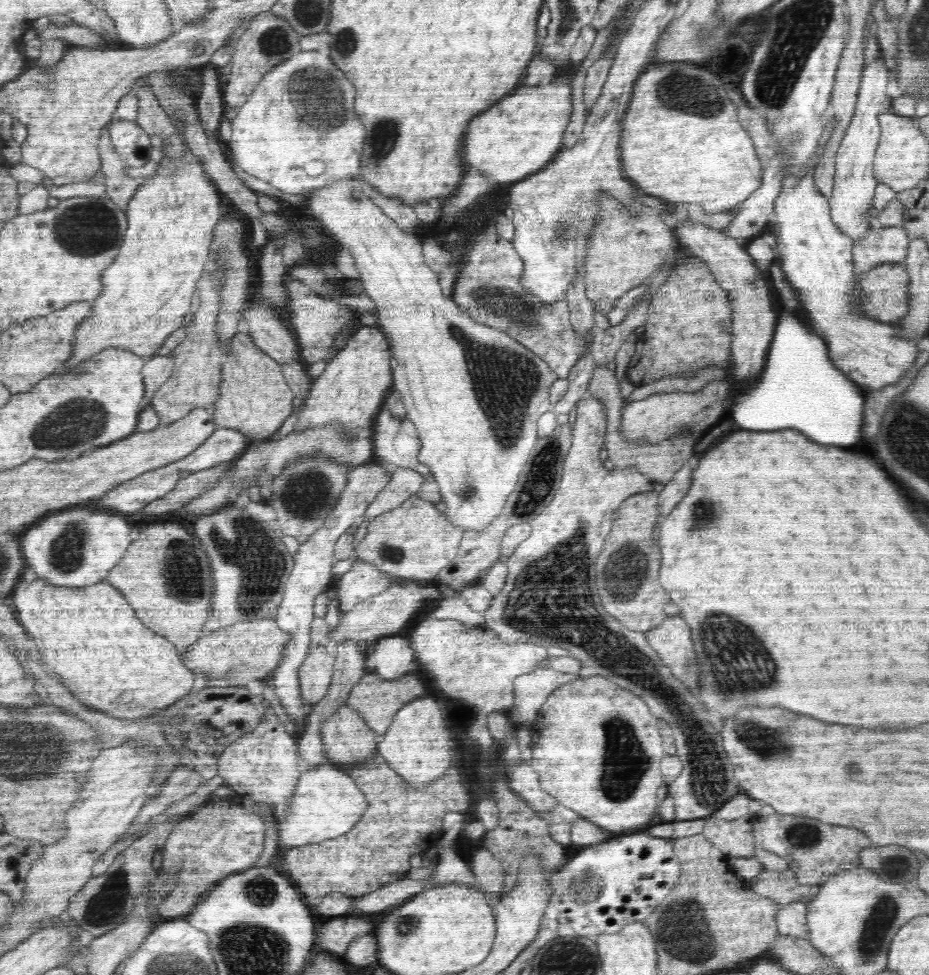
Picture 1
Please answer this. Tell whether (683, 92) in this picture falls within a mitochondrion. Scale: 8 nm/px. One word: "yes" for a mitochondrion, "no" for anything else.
yes

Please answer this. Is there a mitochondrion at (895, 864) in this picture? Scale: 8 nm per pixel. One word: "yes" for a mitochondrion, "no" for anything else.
yes

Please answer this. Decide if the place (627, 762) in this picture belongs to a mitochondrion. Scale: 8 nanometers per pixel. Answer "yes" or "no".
yes

